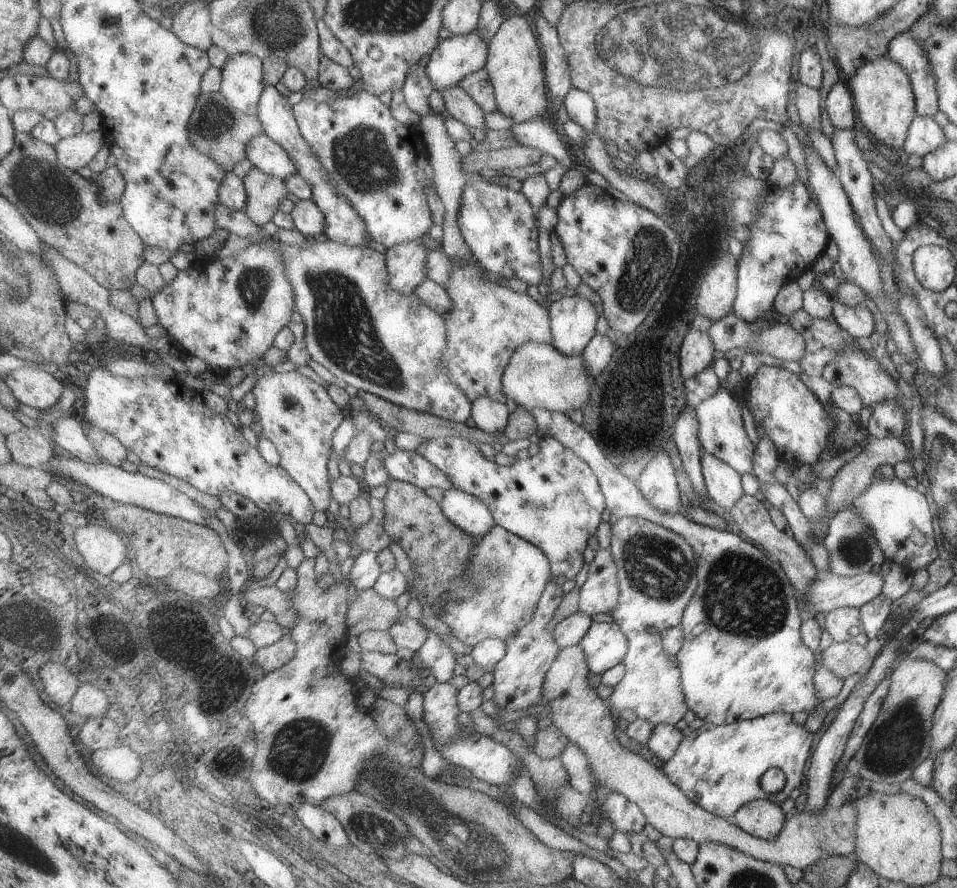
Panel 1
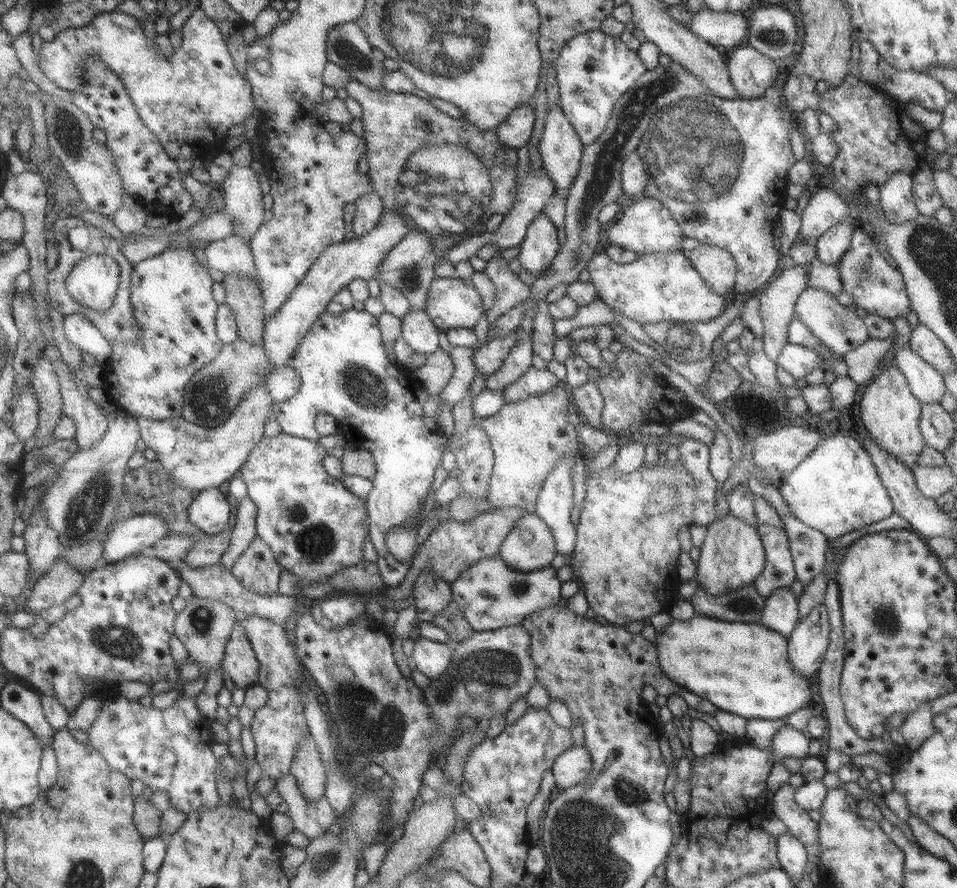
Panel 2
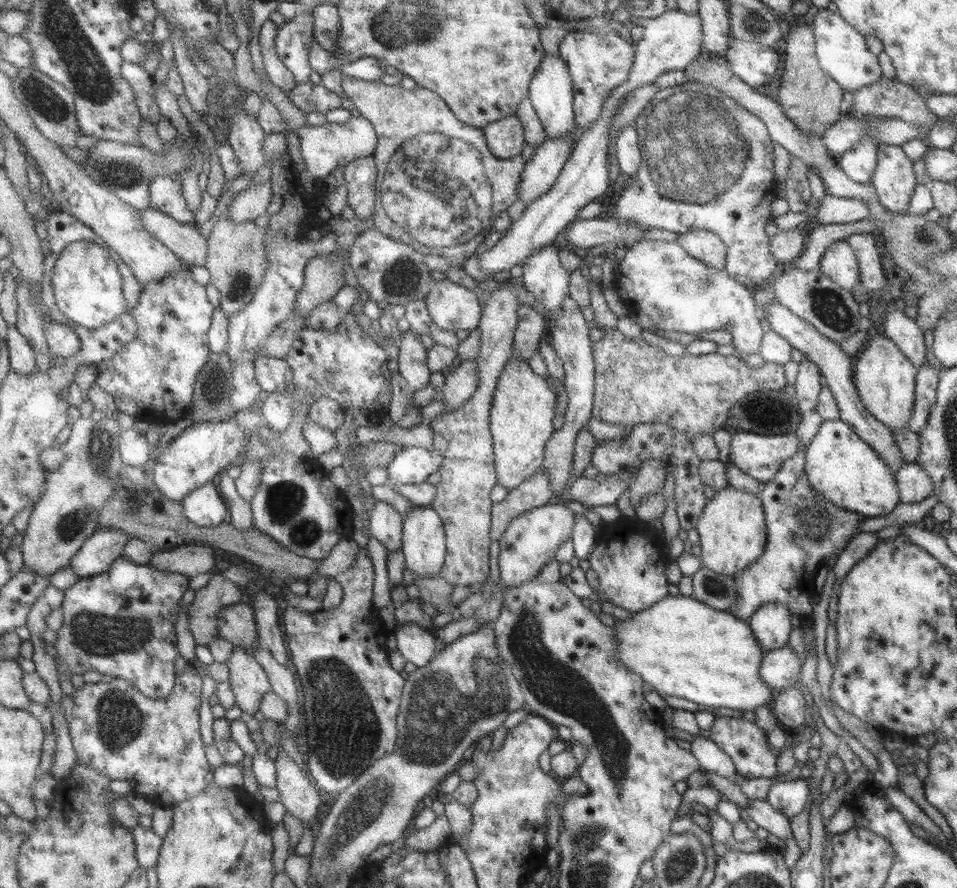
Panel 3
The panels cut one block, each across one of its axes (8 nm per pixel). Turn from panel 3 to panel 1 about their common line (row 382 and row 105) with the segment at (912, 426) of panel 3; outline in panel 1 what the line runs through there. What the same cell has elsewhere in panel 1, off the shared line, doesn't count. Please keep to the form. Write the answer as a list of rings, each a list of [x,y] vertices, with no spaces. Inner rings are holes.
[[[910,30],[896,34],[888,42],[885,56],[905,71],[911,83],[916,114],[920,117],[932,117],[938,111],[935,77],[926,54],[914,41]]]

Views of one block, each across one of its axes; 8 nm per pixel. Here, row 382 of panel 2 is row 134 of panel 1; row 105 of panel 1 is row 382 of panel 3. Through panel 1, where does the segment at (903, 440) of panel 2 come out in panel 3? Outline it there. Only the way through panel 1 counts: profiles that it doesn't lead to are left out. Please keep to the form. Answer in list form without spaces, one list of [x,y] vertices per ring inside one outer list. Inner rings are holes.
[[[881,334],[869,336],[867,343],[859,349],[853,366],[853,382],[865,410],[890,430],[907,426],[913,411],[917,371],[891,339]]]

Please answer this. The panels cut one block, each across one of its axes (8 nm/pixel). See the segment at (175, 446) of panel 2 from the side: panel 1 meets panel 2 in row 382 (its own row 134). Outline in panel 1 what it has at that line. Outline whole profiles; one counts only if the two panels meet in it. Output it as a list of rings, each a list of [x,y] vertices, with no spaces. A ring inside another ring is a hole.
[[[267,133],[253,137],[245,145],[245,157],[271,176],[286,179],[298,172],[290,154]]]

